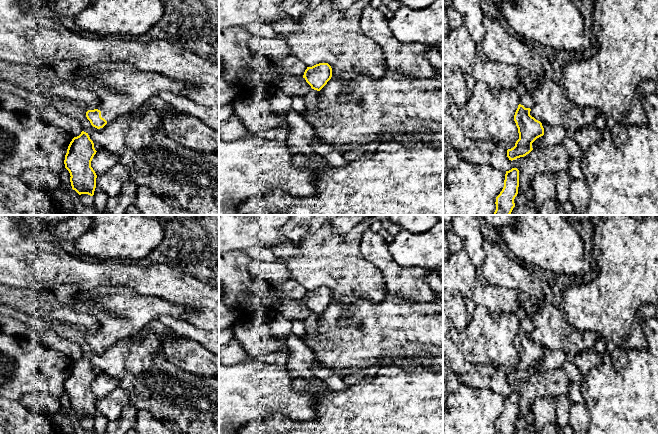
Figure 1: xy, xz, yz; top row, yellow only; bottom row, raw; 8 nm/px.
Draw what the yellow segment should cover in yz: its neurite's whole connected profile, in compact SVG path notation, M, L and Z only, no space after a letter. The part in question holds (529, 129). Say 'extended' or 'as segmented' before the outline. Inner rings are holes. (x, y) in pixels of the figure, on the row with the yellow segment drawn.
extended; M463 25L459 28L451 29L448 36L443 39L443 75L449 76L452 72L459 69L464 75L469 74L476 82L482 82L490 88L514 90L519 94L520 102L514 115L519 139L513 148L507 150L507 157L511 161L524 157L533 150L532 143L544 135L542 123L530 115L533 107L532 96L519 81L519 67L506 63L484 61L477 54L476 46Z

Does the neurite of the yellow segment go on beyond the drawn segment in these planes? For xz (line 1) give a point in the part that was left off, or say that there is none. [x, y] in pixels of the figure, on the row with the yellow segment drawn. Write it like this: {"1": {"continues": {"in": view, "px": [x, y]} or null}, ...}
{"1": {"continues": null}}

